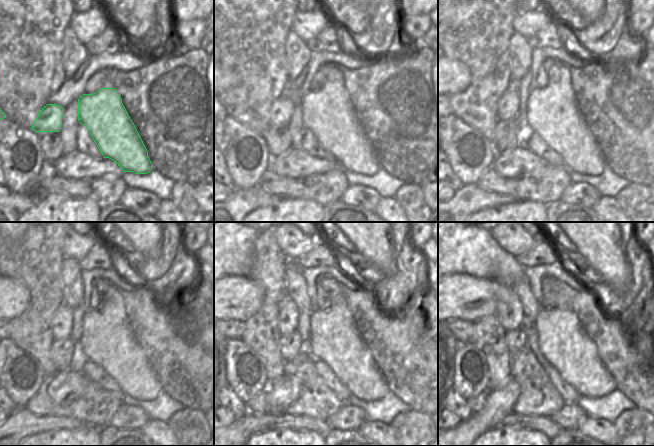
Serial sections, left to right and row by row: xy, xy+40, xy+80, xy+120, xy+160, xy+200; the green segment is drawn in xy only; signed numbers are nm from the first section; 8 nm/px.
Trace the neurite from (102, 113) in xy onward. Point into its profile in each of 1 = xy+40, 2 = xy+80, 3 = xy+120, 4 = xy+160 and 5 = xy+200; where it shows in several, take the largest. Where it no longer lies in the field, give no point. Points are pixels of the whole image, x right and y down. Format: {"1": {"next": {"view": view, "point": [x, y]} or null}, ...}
{"1": {"next": {"view": "xy+40", "point": [328, 113]}}, "2": {"next": {"view": "xy+80", "point": [551, 112]}}, "3": {"next": {"view": "xy+120", "point": [107, 339]}}, "4": {"next": {"view": "xy+160", "point": [334, 340]}}, "5": {"next": {"view": "xy+200", "point": [562, 341]}}}

